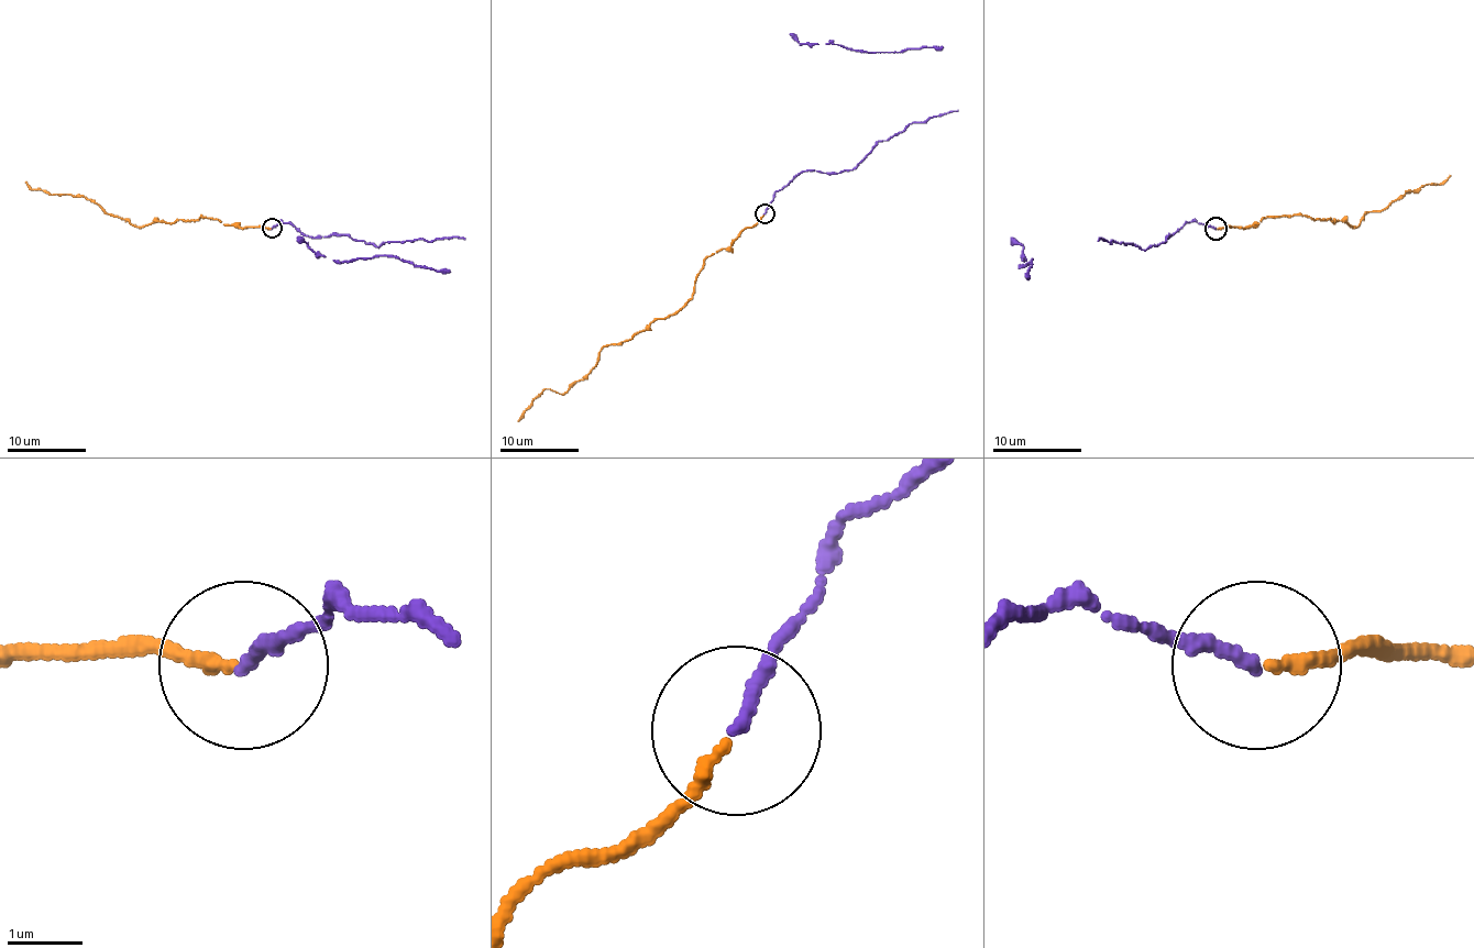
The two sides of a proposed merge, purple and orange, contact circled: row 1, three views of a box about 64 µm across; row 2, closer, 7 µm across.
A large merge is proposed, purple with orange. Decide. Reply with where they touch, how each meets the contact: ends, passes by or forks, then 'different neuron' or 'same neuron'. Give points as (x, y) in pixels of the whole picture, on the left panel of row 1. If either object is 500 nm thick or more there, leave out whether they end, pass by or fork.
at (272, 228); purple ends there; orange ends there; same neuron

